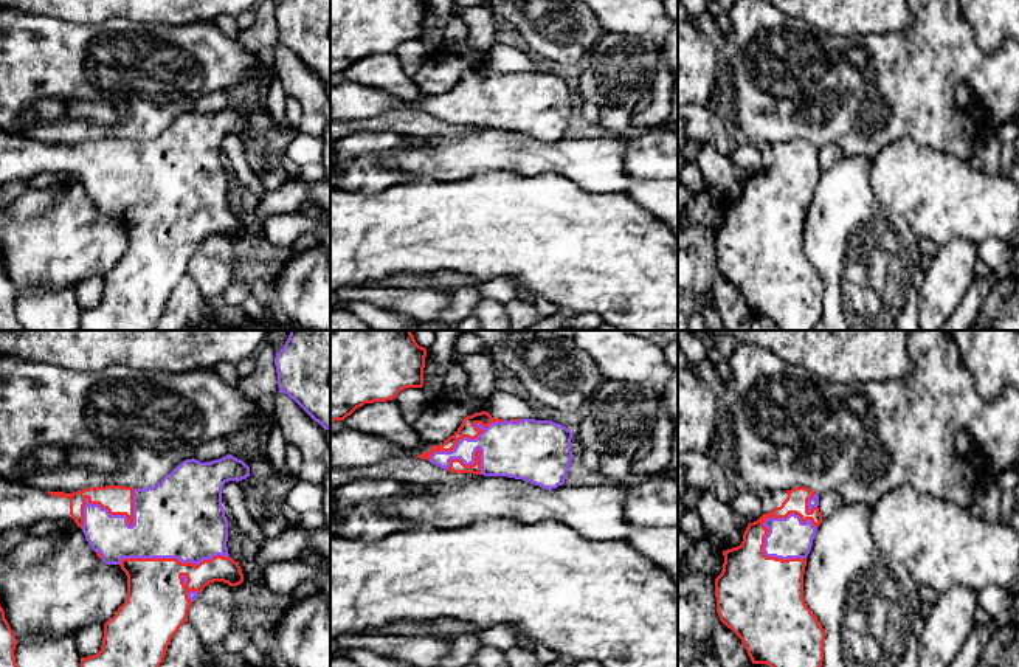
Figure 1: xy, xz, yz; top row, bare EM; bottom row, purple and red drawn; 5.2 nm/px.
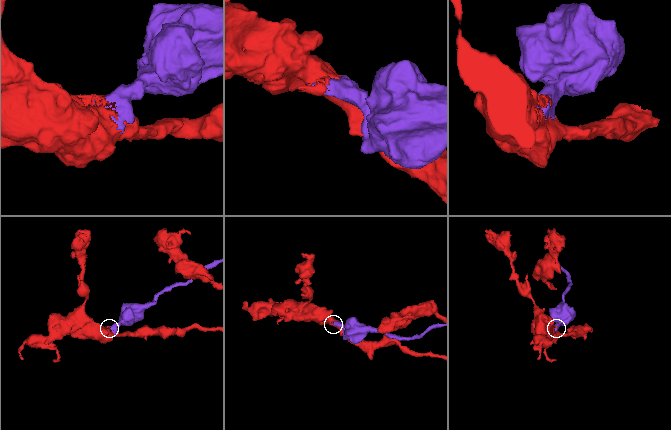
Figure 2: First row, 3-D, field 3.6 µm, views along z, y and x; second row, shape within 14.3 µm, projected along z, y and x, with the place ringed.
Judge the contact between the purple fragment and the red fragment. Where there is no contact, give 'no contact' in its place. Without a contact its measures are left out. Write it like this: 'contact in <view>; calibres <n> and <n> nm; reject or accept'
contact in yz; calibres 220 and 160 nm; reject

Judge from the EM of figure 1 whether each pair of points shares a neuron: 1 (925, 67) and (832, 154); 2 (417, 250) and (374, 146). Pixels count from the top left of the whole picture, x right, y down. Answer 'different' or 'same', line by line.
1: different
2: different

